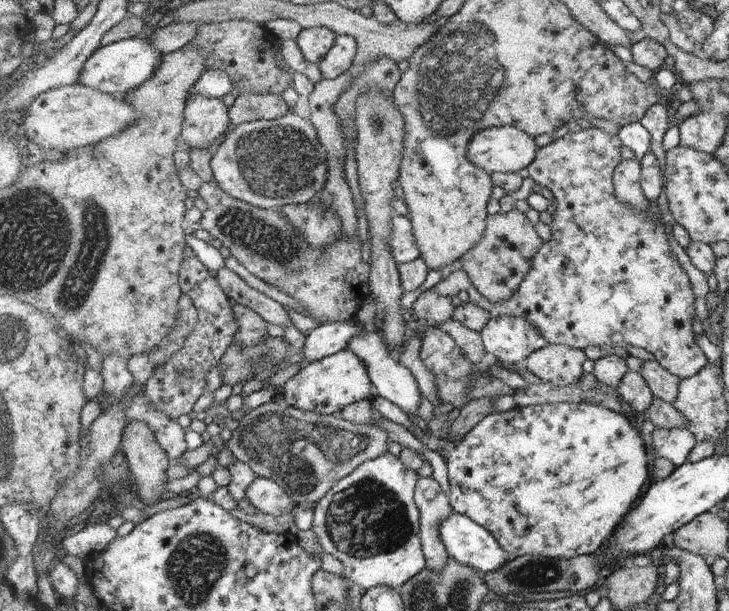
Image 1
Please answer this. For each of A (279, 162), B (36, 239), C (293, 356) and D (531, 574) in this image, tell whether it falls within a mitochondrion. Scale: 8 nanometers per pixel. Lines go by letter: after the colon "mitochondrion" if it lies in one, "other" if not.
A: mitochondrion
B: mitochondrion
C: other
D: mitochondrion

